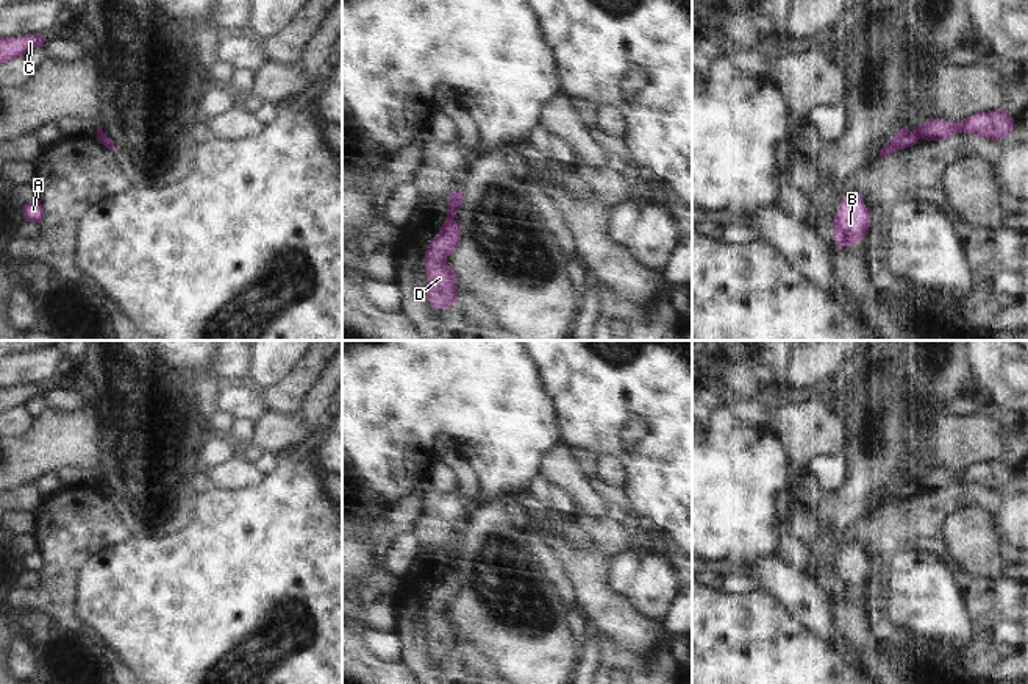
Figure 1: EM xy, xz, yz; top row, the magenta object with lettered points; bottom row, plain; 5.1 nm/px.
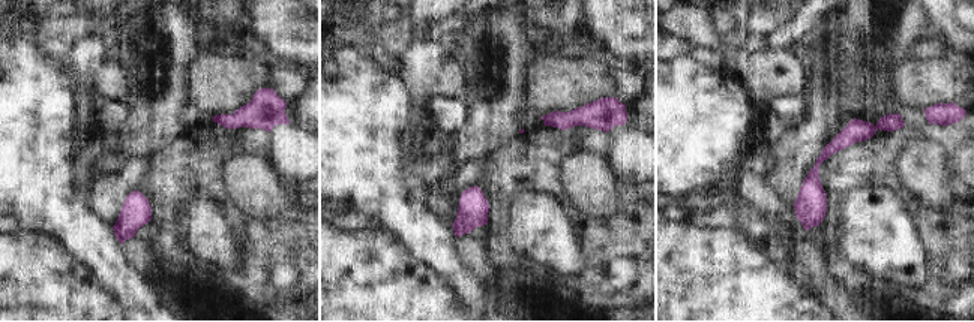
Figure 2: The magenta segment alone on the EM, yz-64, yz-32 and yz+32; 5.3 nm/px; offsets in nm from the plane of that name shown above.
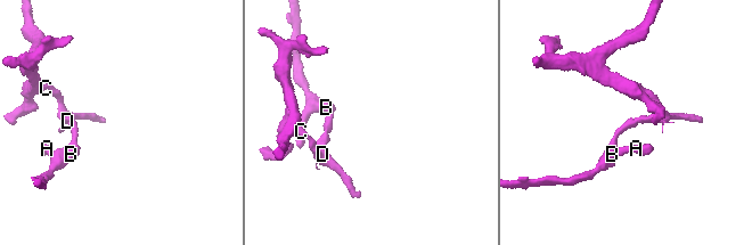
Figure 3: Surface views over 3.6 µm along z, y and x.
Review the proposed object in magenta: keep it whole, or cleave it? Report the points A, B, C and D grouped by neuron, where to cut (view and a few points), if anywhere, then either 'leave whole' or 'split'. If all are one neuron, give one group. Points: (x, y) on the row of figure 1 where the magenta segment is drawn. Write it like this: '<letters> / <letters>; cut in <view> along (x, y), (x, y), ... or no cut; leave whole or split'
A B / C D; cut in yz along (916, 127), (920, 136); split

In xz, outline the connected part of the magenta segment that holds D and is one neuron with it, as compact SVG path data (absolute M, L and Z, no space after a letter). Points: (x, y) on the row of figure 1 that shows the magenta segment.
M447 217L439 233L430 240L423 264L427 270L427 297L434 309L450 308L458 298L456 273L447 265L447 256L459 245L459 226Z

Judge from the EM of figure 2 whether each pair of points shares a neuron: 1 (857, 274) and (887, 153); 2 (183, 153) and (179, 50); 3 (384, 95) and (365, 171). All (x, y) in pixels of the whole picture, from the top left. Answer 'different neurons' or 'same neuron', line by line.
1: same neuron
2: different neurons
3: same neuron

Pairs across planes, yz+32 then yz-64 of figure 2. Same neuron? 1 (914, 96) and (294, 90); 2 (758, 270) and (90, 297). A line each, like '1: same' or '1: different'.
1: different
2: same

